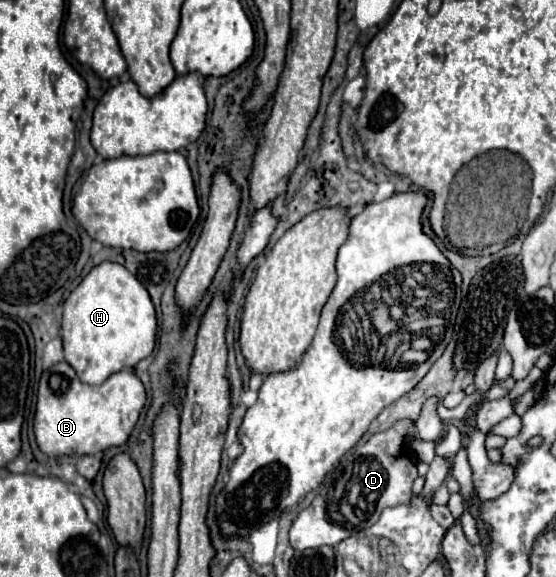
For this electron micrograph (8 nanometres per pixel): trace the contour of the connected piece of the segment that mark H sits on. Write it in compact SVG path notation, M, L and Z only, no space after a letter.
M105 261L93 267L89 275L77 285L77 289L65 299L61 335L63 335L65 361L77 371L79 379L89 385L101 385L109 375L125 367L135 367L141 359L153 353L157 339L157 313L147 289L135 275L129 273L119 263Z

